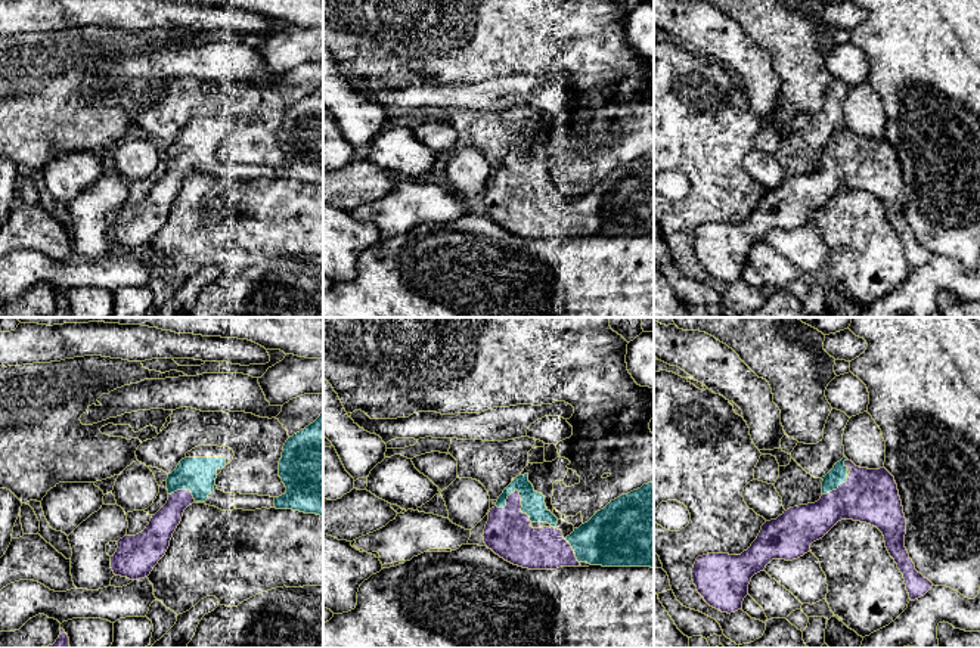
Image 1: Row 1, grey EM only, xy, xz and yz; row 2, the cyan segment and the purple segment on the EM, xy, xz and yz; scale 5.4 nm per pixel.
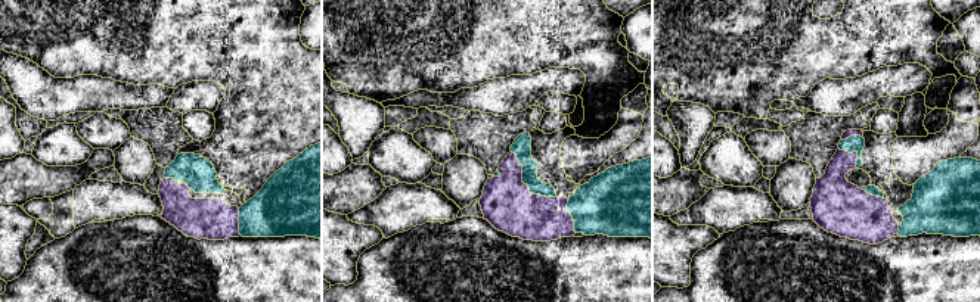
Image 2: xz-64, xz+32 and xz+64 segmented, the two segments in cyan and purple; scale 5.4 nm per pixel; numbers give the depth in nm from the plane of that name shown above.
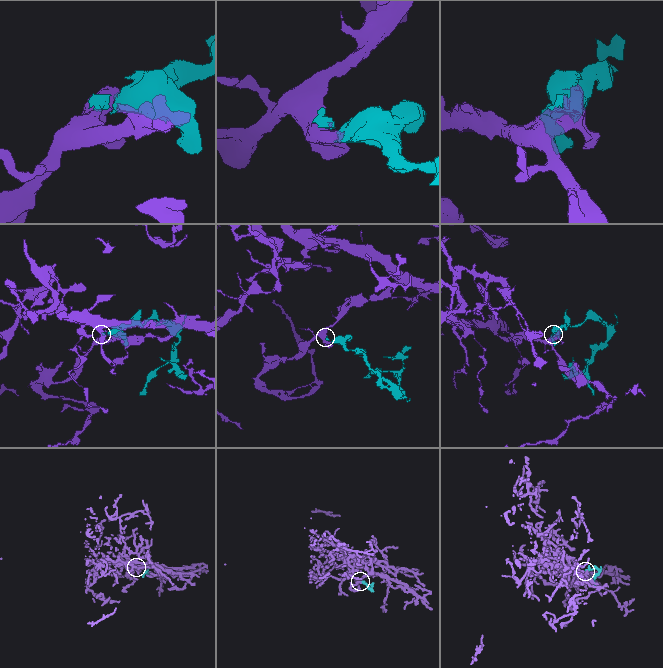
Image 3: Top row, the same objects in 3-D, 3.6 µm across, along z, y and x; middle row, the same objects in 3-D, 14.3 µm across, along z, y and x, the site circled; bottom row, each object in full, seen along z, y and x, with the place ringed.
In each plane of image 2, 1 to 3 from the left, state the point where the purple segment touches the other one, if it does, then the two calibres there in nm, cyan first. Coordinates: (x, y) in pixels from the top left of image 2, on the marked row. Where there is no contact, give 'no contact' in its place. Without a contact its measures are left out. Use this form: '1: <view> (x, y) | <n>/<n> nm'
1: xz-64 (239, 221) | 300/220 nm
2: xz+32 (524, 183) | 100/280 nm
3: xz+64 (855, 150) | 90/190 nm

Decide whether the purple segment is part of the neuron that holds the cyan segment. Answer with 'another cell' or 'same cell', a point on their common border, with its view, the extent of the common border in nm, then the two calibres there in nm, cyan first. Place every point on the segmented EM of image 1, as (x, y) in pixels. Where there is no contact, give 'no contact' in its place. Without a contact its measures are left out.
same cell | xz (520, 493) | 220 nm | 130/260 nm

